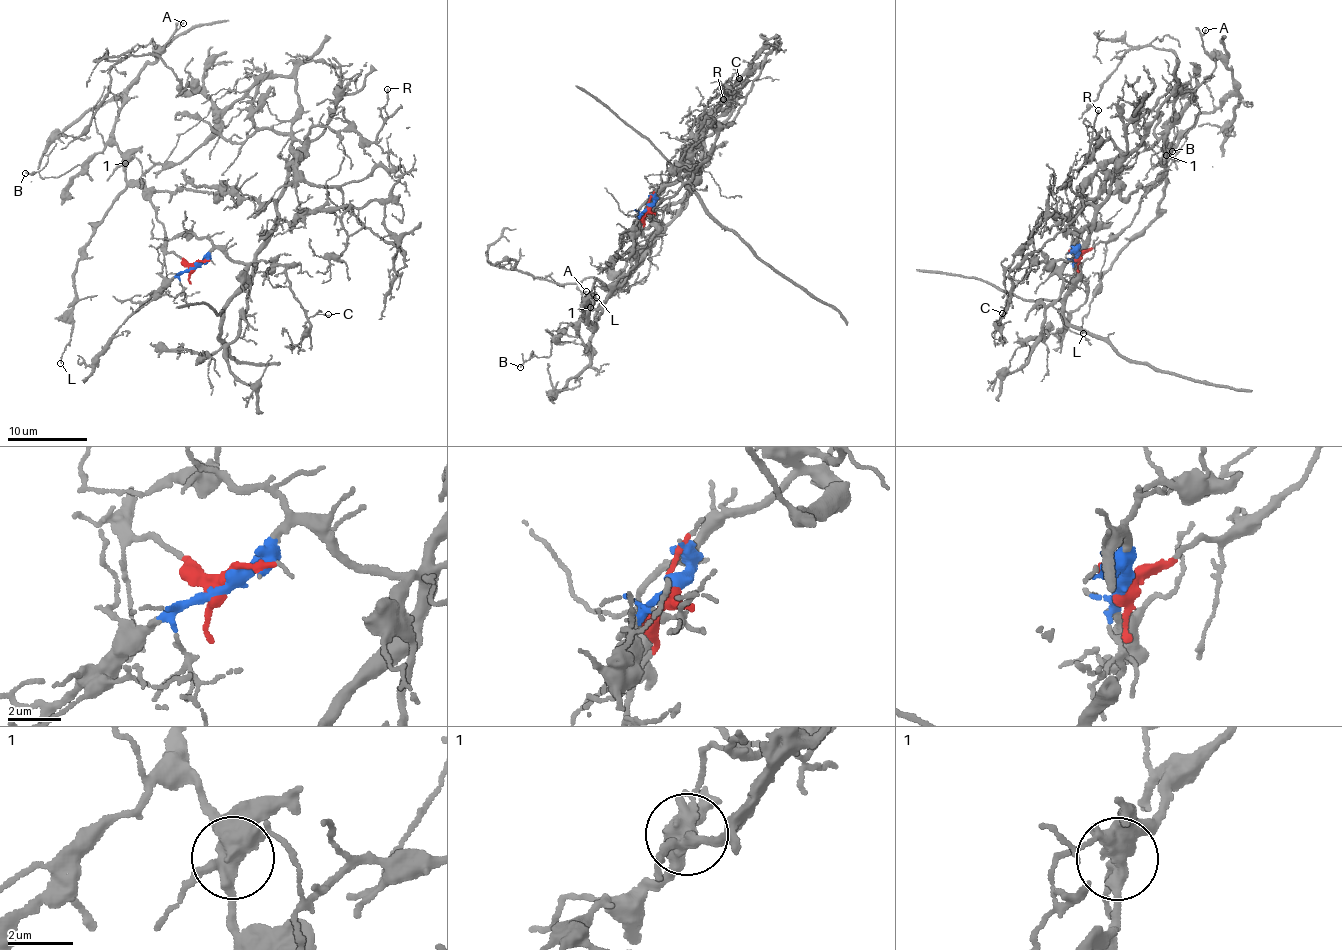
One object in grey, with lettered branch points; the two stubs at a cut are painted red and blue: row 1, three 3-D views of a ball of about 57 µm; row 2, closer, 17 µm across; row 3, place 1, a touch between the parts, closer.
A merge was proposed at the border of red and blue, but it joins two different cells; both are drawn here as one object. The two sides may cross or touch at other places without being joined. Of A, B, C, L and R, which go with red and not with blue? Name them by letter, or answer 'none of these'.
A, B, L

